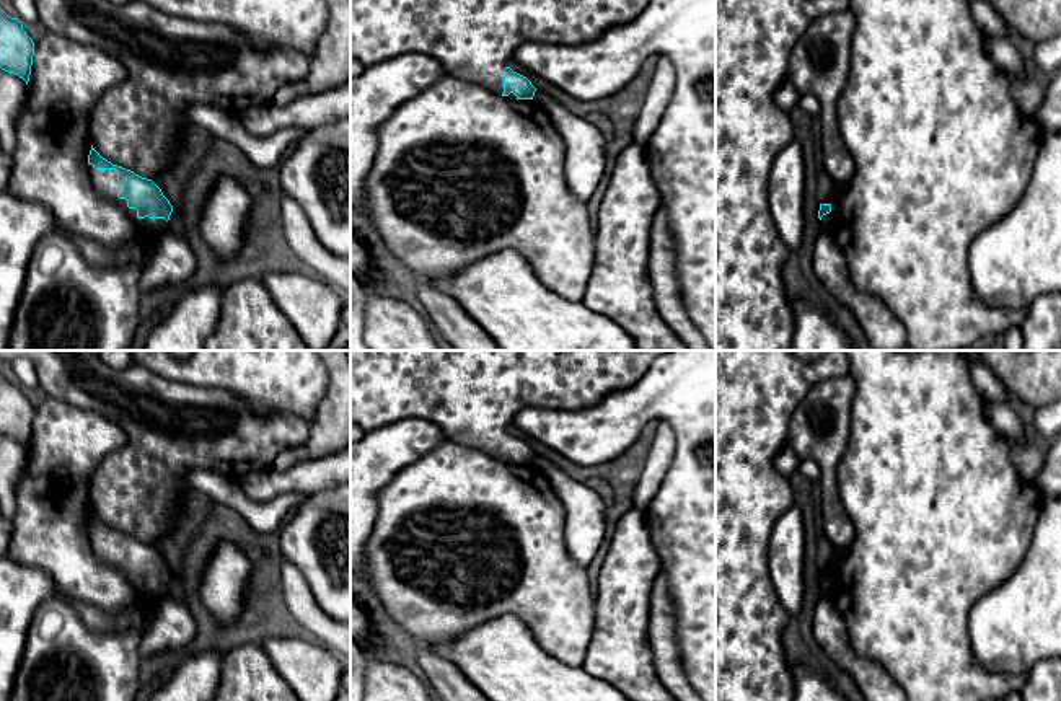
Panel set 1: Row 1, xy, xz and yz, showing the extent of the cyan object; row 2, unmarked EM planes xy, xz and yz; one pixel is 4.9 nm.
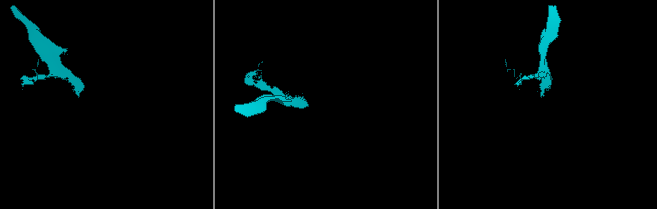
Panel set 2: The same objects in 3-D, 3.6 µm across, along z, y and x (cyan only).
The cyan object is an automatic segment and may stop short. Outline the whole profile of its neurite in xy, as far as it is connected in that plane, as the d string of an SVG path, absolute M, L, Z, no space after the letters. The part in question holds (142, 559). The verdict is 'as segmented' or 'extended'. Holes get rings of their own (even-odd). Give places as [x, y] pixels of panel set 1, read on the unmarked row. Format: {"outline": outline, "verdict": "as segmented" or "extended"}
{"outline": "M91 510L88 530L95 535L116 535L117 536L117 562L127 566L129 574L137 575L137 584L165 584L169 585L173 571L163 561L161 554L147 543L135 540L130 535L112 530L103 523Z", "verdict": "as segmented"}

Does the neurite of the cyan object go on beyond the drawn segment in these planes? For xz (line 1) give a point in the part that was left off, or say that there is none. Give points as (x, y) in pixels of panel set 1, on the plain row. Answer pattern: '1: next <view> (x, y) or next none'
1: next none

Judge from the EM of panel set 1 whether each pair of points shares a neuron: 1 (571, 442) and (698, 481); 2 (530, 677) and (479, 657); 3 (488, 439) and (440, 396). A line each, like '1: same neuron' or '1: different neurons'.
1: same neuron
2: same neuron
3: same neuron

